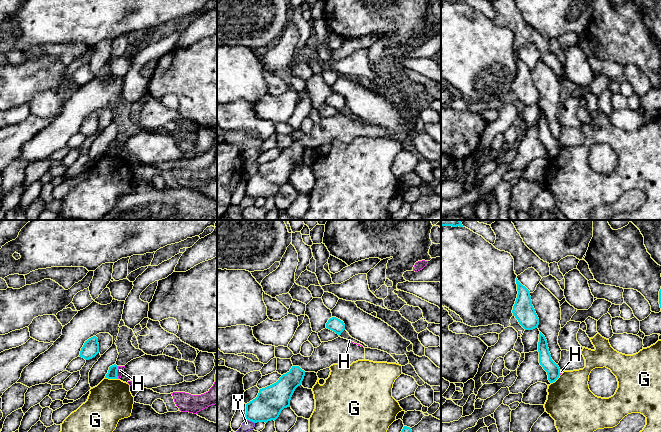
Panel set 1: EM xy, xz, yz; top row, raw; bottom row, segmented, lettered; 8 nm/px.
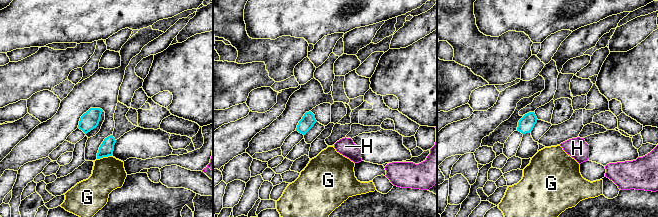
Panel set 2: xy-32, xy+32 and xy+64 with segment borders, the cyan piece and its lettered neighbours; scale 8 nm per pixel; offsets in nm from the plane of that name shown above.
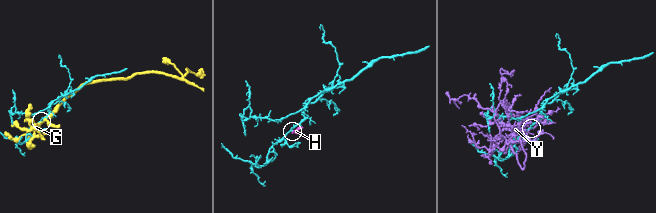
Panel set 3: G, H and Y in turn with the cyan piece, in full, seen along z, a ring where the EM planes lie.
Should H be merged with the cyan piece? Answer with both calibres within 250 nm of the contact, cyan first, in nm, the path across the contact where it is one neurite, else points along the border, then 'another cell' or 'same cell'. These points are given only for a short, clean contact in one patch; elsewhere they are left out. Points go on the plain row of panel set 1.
80/50 nm | along xy (118, 142), (117, 154) | another cell

